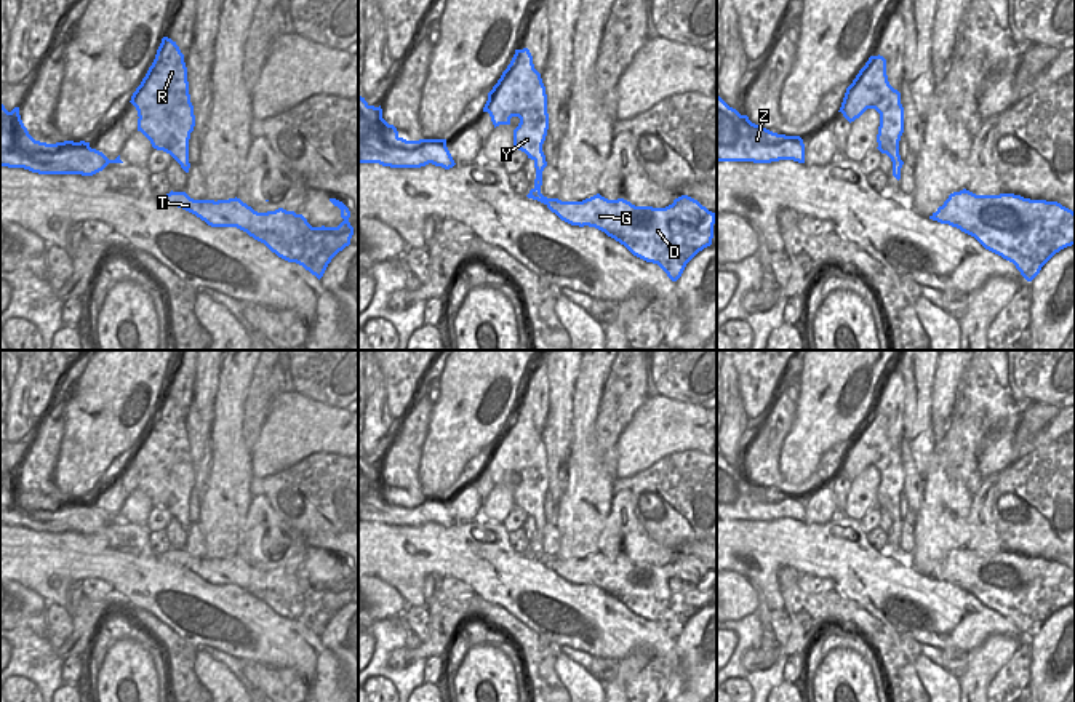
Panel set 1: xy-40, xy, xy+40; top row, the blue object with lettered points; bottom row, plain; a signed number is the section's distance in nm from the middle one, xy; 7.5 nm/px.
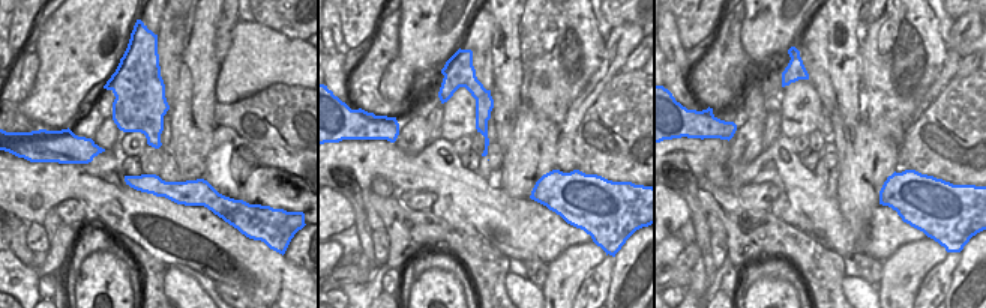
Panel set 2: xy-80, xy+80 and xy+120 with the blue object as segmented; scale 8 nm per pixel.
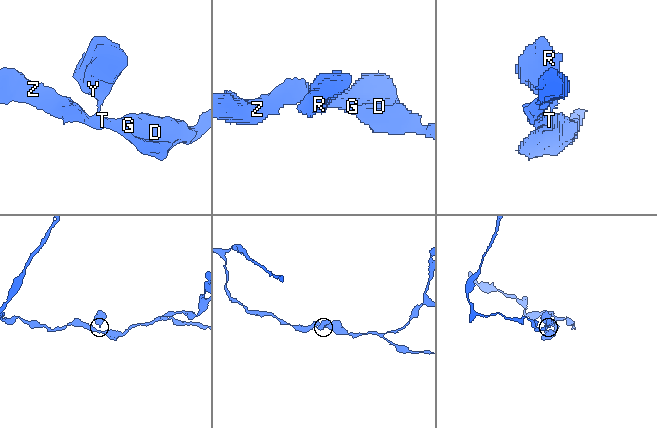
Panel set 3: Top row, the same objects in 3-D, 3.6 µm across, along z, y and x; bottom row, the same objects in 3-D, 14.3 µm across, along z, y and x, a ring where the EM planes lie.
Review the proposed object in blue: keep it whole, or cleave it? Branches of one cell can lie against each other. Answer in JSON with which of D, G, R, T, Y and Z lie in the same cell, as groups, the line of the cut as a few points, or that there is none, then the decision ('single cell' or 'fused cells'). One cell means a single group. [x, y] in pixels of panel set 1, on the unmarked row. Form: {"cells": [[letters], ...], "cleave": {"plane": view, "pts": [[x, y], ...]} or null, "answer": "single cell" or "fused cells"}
{"cells": [["D", "G", "R", "T", "Y", "Z"]], "cleave": null, "answer": "single cell"}

